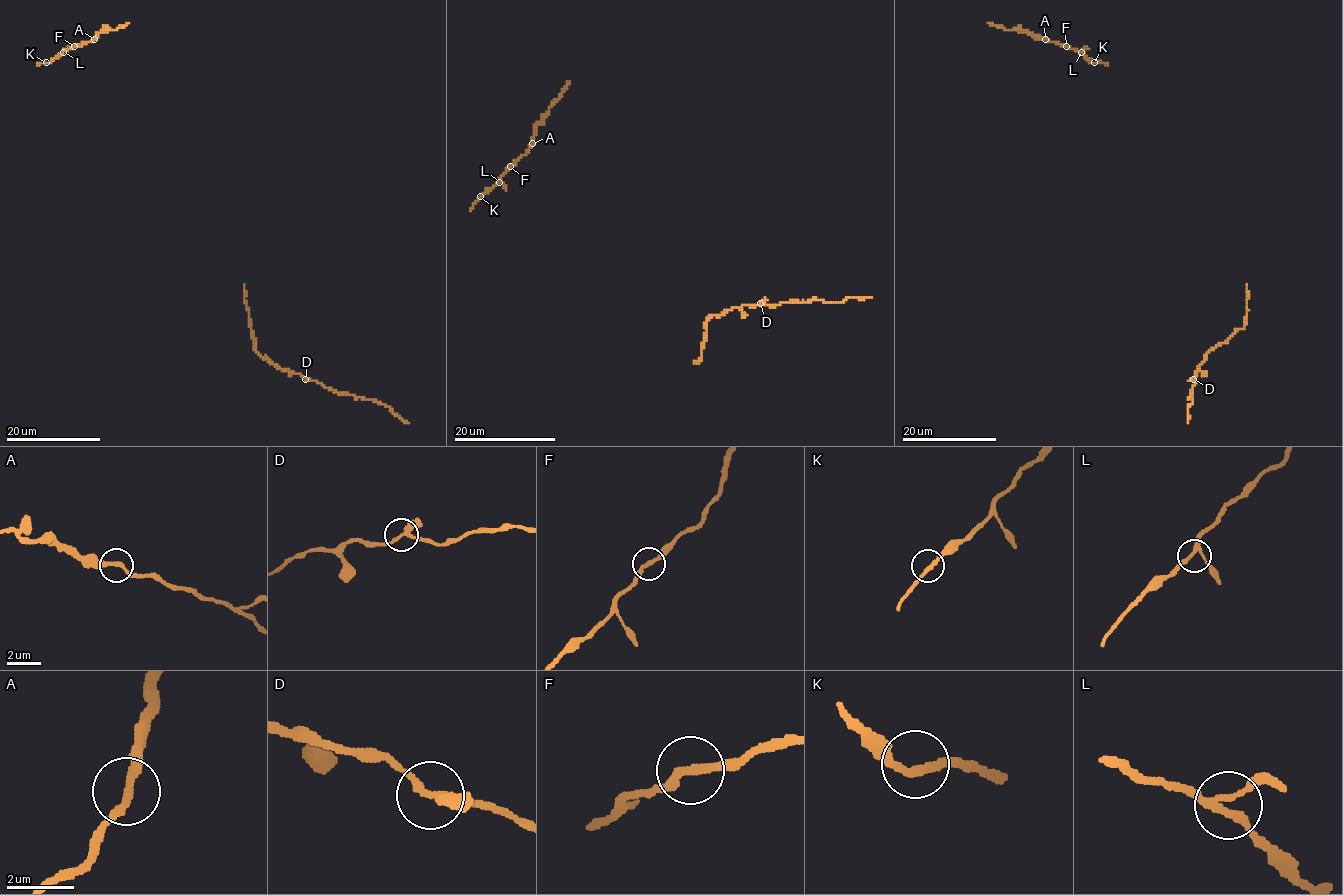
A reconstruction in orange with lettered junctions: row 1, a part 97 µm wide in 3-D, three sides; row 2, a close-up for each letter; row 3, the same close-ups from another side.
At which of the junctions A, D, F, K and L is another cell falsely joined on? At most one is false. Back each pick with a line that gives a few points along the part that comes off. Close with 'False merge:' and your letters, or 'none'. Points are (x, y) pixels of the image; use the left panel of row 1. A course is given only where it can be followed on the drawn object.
False merge: none

